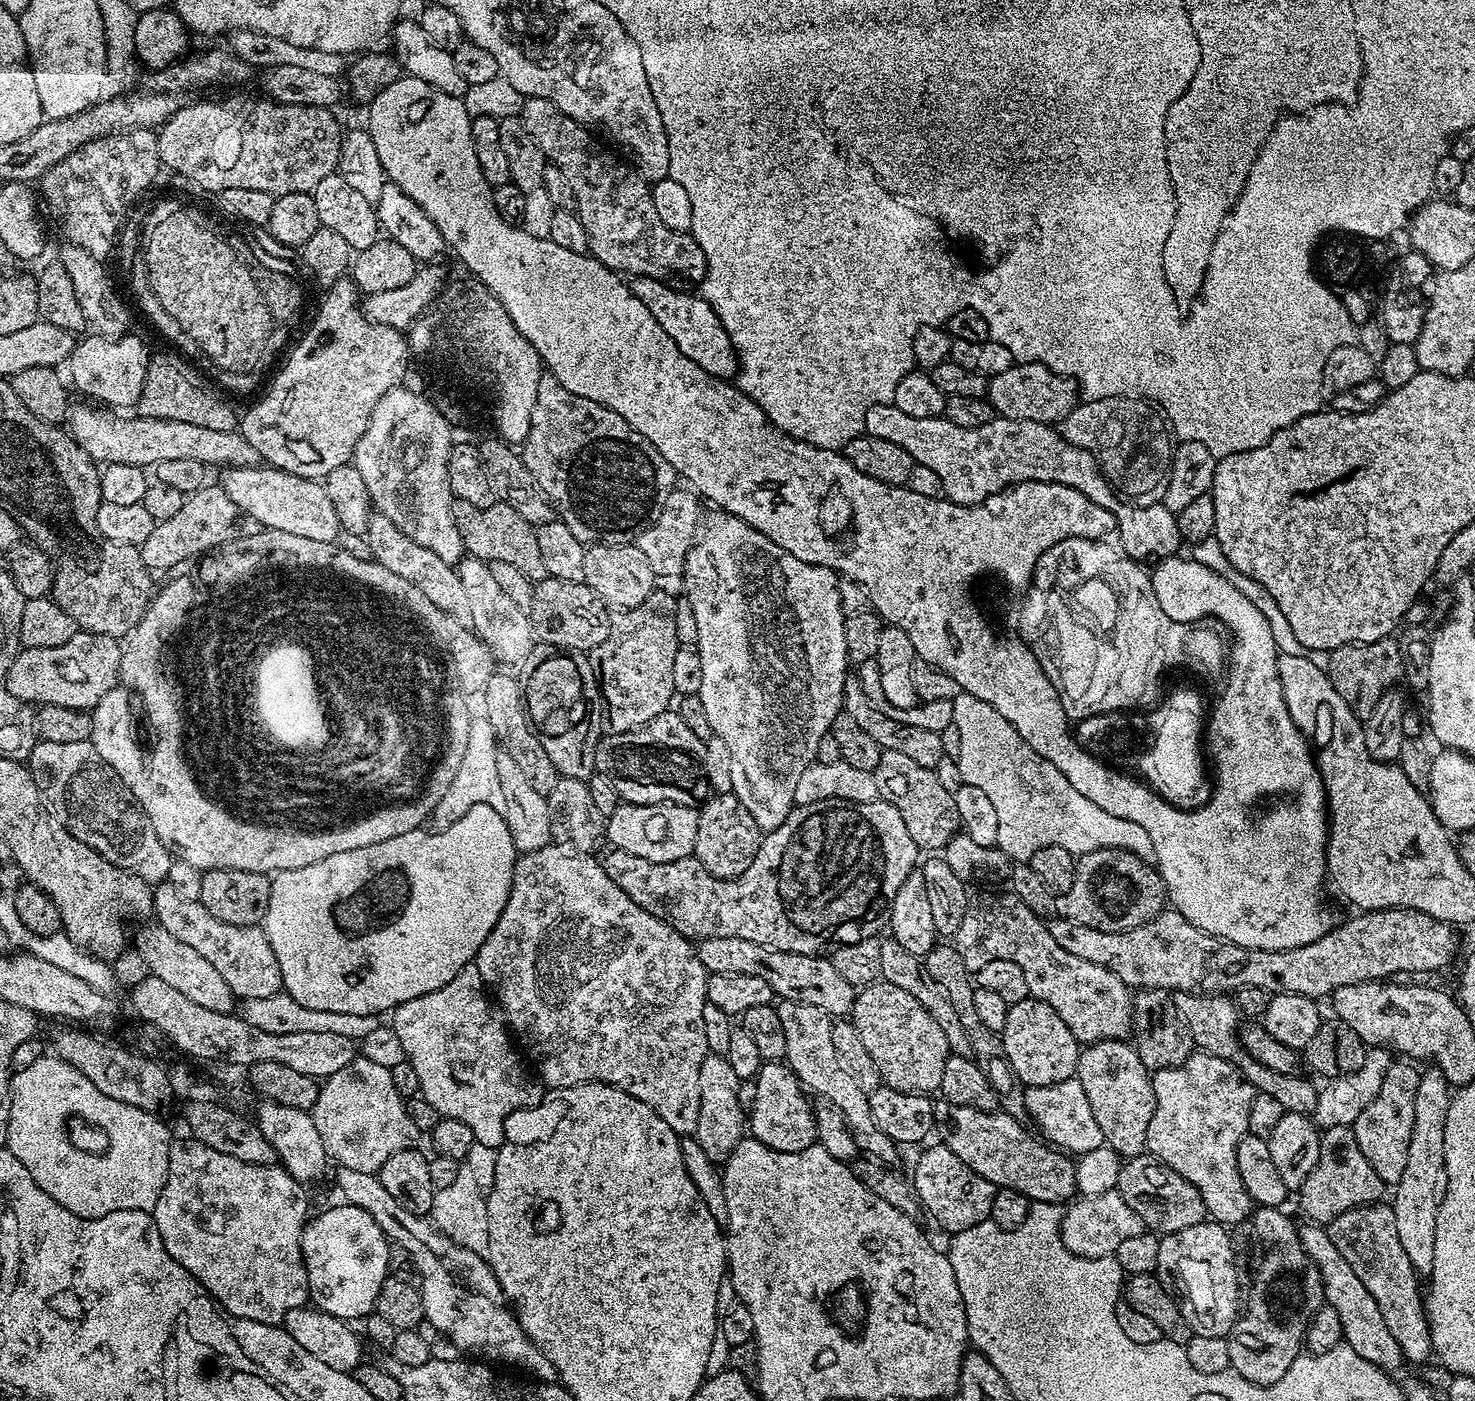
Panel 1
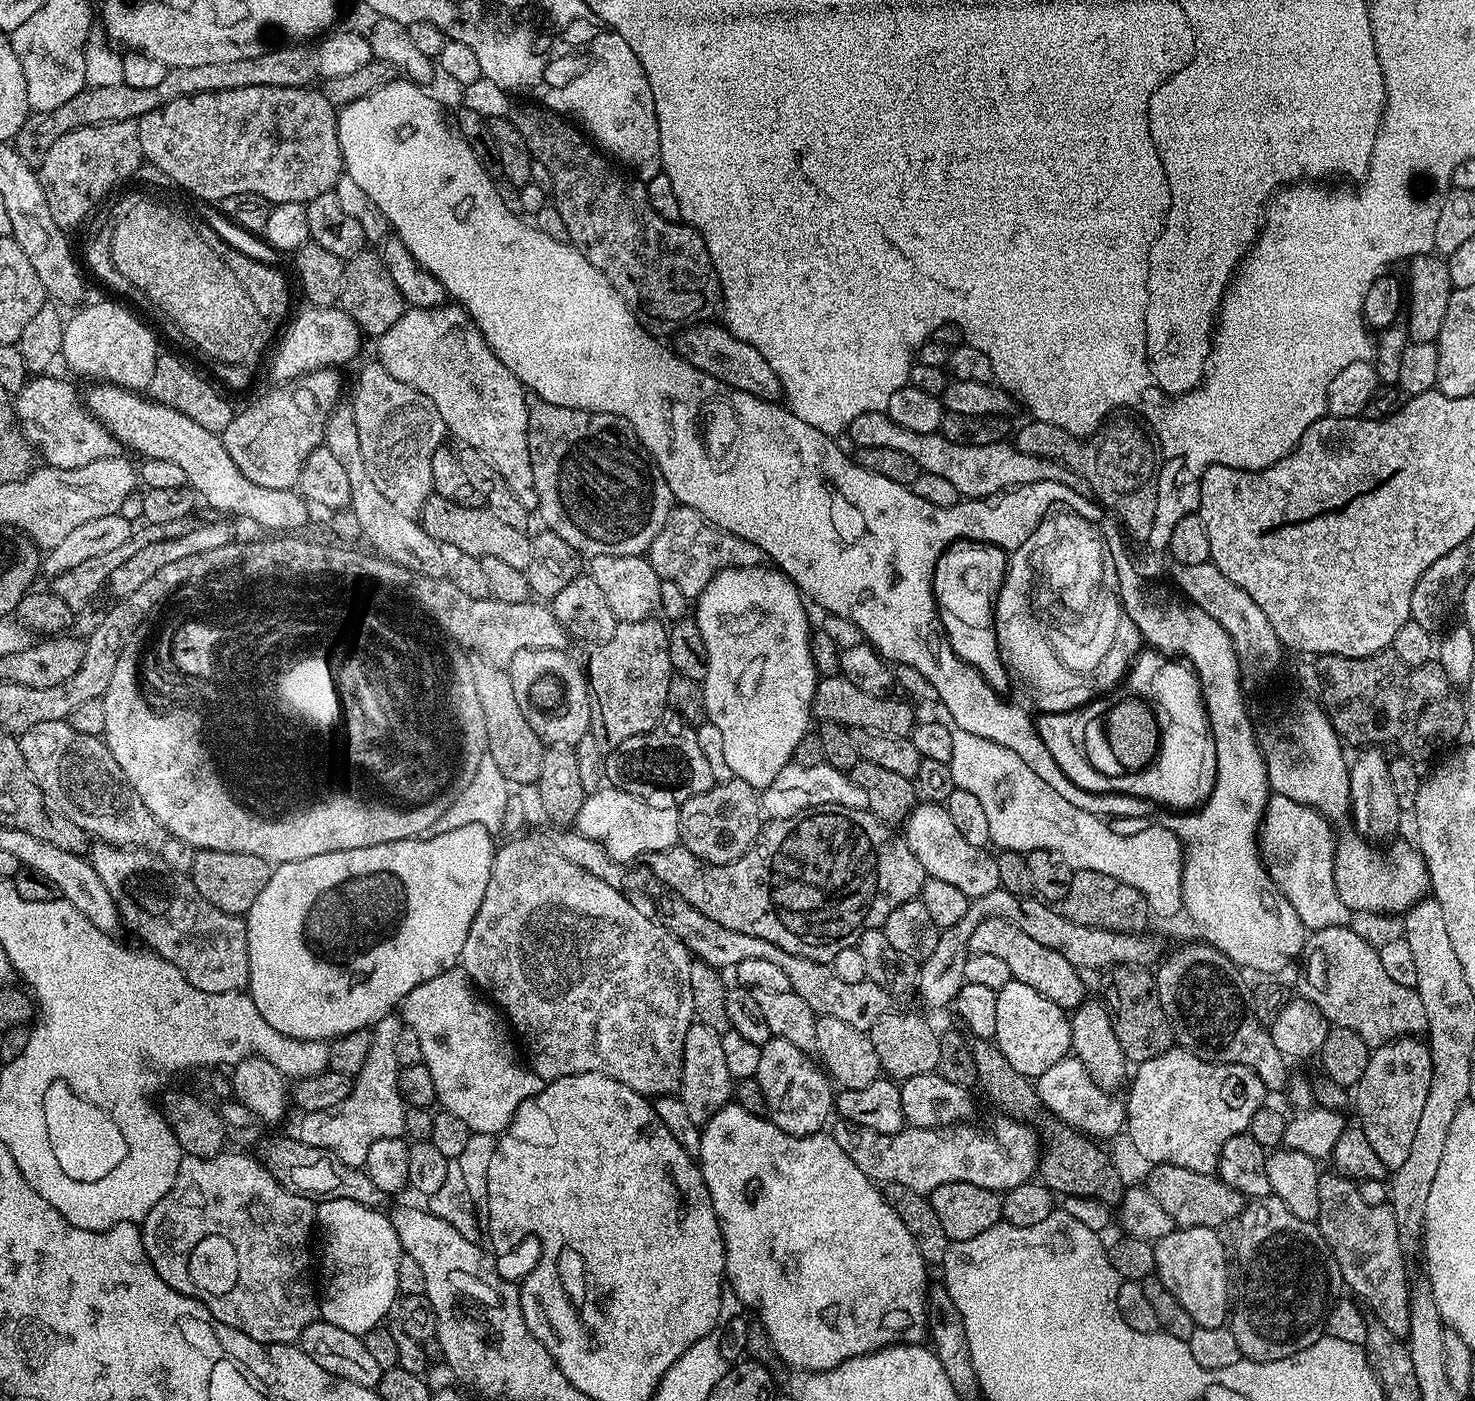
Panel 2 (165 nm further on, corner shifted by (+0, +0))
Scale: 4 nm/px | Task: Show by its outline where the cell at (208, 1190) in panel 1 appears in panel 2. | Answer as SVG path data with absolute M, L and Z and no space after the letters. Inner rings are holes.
M223 1150L212 1157L194 1157L181 1155L178 1166L178 1178L174 1178L174 1186L168 1194L150 1210L142 1221L144 1249L148 1260L154 1266L158 1278L166 1282L174 1290L202 1302L209 1314L218 1322L254 1338L259 1344L290 1344L299 1341L300 1335L318 1318L318 1288L312 1285L312 1272L308 1267L312 1264L312 1256L308 1253L308 1239L314 1236L314 1204L307 1196L299 1196L286 1190L270 1174L270 1170L256 1159L255 1155L244 1152Z

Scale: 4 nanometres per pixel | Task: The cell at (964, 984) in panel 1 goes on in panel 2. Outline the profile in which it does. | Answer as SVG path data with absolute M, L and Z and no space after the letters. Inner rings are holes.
M973 1039L971 1046L979 1087L984 1087L985 1094L1004 1111L1001 1113L1005 1117L1027 1122L1033 1126L1038 1125L1042 1133L1042 1151L1038 1165L1039 1183L1045 1184L1060 1198L1077 1196L1105 1206L1119 1205L1124 1199L1126 1181L1120 1177L1119 1170L1112 1165L1111 1158L1098 1148L1100 1146L1093 1139L1075 1132L1051 1114L1044 1114L1040 1120L1039 1112L1042 1112L1042 1105L1036 1093L1035 1083L1029 1077L1018 1074L1018 1070L1014 1070L1014 1066L1006 1062L1006 1054L1002 1054L996 1043Z

